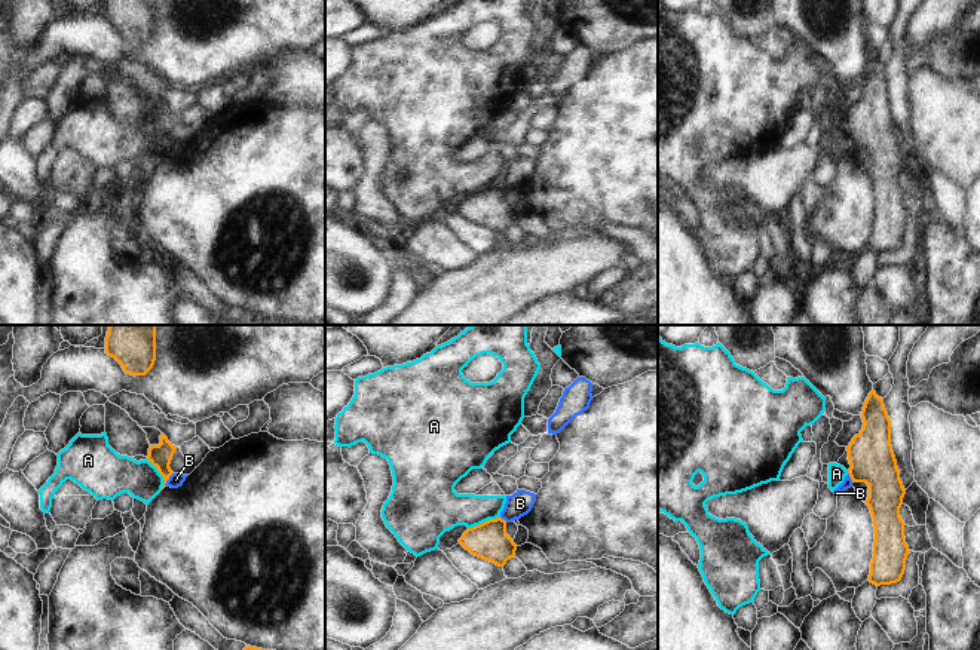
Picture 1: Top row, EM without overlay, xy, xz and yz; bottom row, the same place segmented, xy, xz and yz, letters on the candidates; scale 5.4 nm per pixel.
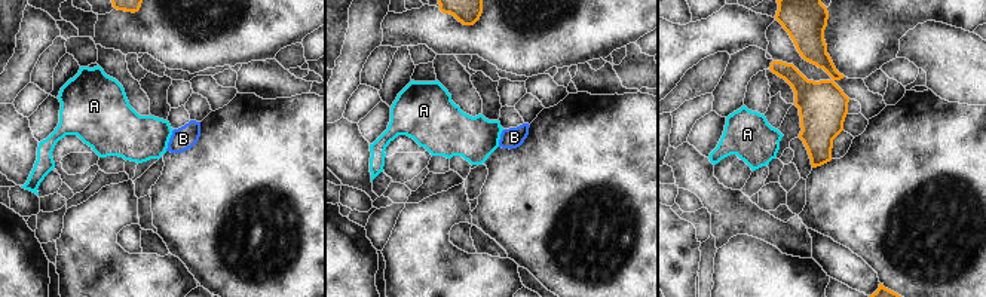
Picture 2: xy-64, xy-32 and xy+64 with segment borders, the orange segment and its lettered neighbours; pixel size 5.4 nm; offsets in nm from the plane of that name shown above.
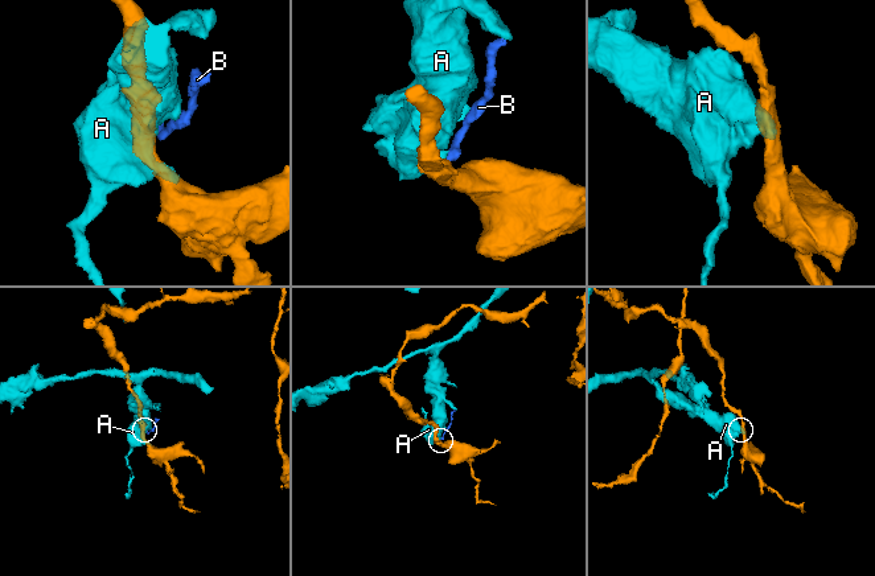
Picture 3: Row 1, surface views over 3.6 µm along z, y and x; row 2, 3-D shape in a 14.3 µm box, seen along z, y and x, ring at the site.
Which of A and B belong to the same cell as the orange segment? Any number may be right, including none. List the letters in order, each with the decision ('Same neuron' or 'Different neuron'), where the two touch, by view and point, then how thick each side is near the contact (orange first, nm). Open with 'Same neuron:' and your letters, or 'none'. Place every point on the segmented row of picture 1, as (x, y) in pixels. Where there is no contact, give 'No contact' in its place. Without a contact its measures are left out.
Same neuron: none
A: Different neuron. Touches orange at xy (159, 472). Thickness 120 nm (orange) against 220 nm
B: Different neuron. Touches orange at xy (168, 478). Thickness 120 nm (orange) against 80 nm

